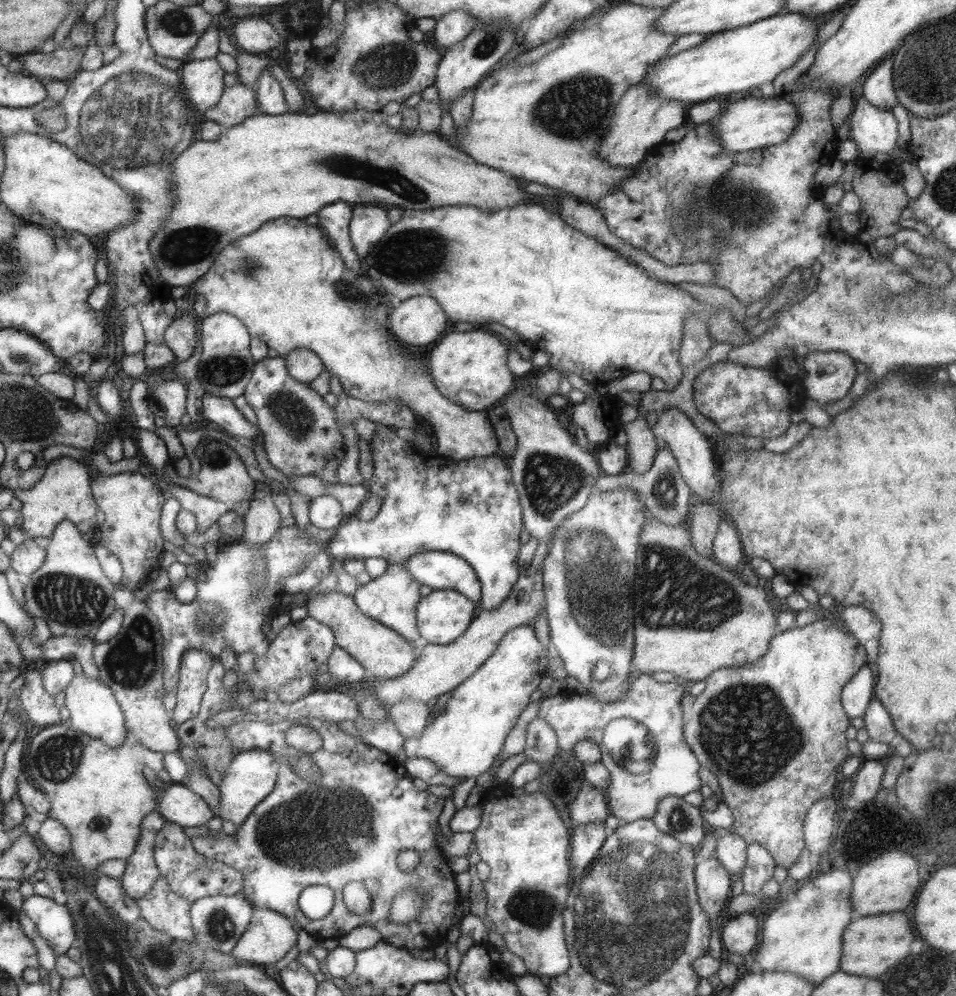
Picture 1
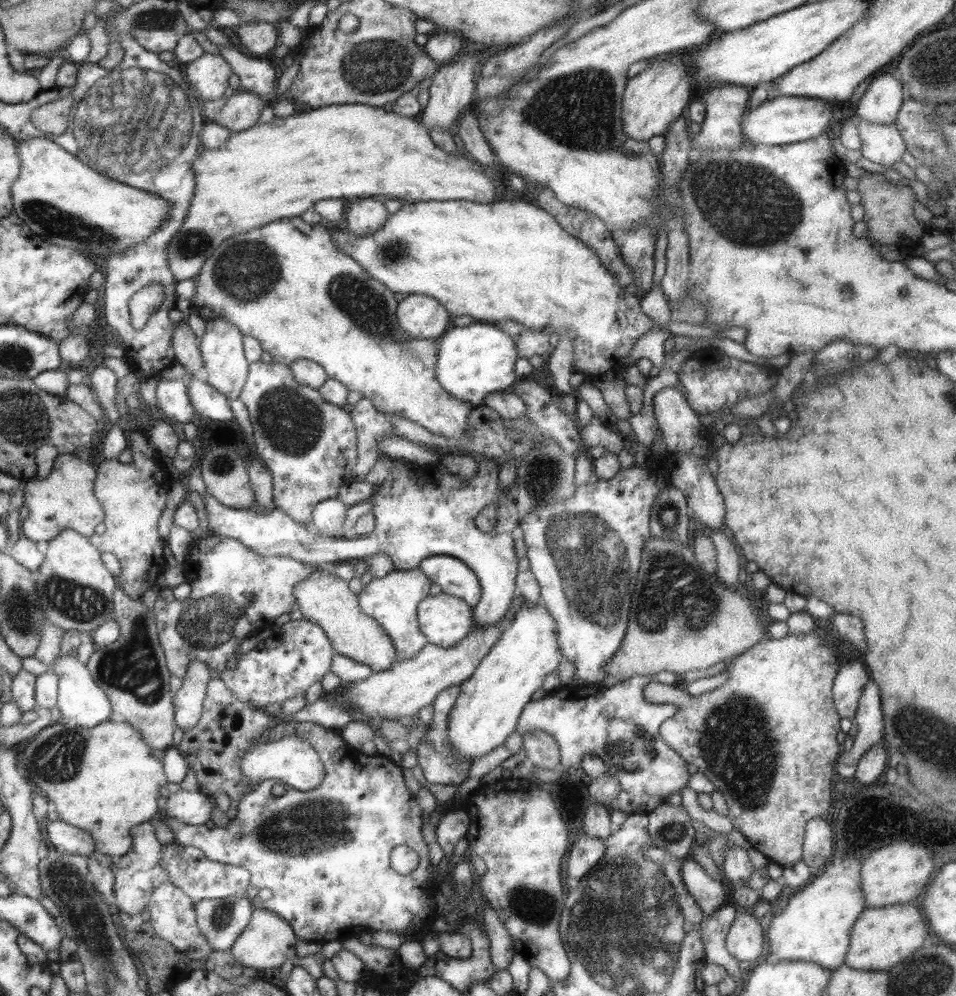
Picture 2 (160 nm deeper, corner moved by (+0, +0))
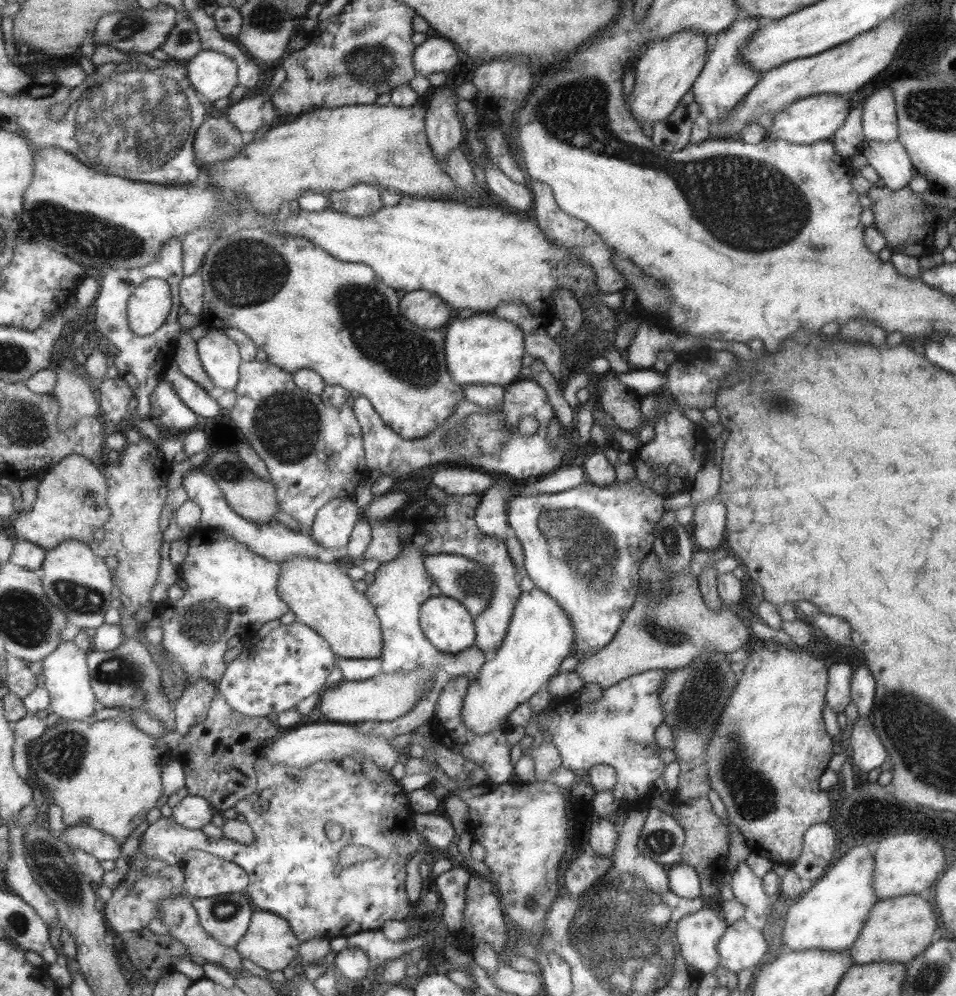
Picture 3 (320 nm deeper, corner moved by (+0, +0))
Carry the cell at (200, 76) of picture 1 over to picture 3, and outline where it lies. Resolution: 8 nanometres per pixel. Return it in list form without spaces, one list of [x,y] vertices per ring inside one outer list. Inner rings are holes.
[[[201,49],[184,66],[187,80],[206,103],[228,97],[238,85],[237,64],[221,52]]]

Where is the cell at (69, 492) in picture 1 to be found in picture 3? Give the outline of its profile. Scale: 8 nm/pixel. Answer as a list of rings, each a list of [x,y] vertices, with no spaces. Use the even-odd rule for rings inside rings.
[[[80,454],[64,456],[57,464],[49,466],[37,486],[37,498],[31,510],[20,510],[13,529],[19,539],[27,540],[46,551],[55,549],[63,540],[73,540],[89,545],[93,533],[109,519],[105,478],[98,462]]]

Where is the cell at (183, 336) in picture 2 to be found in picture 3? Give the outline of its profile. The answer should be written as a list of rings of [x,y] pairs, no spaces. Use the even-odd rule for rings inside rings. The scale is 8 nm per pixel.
[[[182,329],[176,338],[173,362],[183,376],[196,382],[207,394],[214,393],[215,386],[201,366],[196,353],[196,342],[193,342],[187,329]]]

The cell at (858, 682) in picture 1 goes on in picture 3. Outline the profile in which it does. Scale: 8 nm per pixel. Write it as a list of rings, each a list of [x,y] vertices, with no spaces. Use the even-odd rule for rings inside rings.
[[[833,664],[827,670],[827,694],[825,694],[825,702],[835,714],[843,712],[843,709],[850,701],[850,674],[851,668],[847,664]]]

